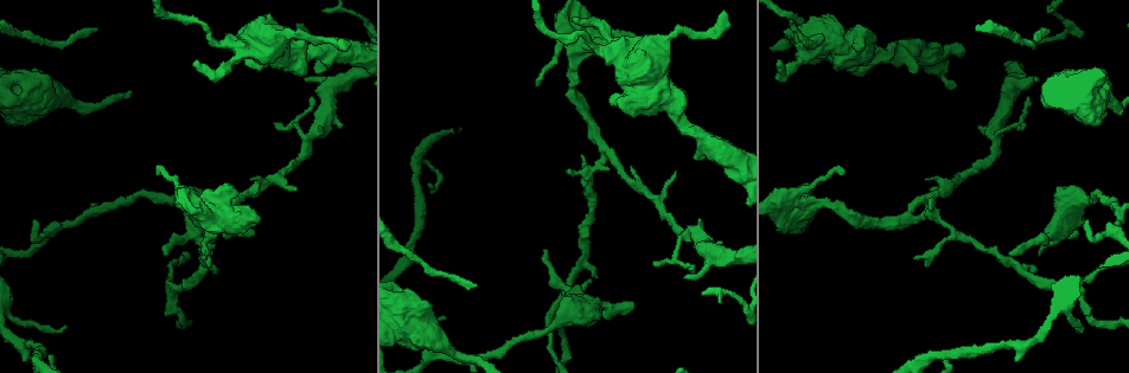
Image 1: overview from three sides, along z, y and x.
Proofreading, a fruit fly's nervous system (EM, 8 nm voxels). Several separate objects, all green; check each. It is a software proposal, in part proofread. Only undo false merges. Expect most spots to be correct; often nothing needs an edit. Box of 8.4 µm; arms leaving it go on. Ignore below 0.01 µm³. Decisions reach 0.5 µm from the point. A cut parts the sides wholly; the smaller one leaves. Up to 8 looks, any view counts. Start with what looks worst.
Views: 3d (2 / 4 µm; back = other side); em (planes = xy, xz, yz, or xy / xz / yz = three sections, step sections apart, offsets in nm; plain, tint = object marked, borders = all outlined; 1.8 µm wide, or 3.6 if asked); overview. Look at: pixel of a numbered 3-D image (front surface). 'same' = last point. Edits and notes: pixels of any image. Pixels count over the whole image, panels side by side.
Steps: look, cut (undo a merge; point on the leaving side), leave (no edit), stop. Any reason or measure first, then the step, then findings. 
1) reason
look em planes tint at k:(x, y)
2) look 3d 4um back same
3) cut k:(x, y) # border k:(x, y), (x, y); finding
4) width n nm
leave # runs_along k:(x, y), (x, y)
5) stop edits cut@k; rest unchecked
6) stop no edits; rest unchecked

branch point
look 3d 4um at 1:(174, 290)

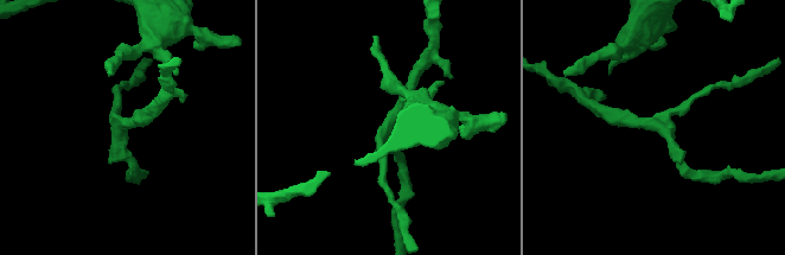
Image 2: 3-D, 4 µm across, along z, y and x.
arms 3
look em planes tint at 2:(121, 124)

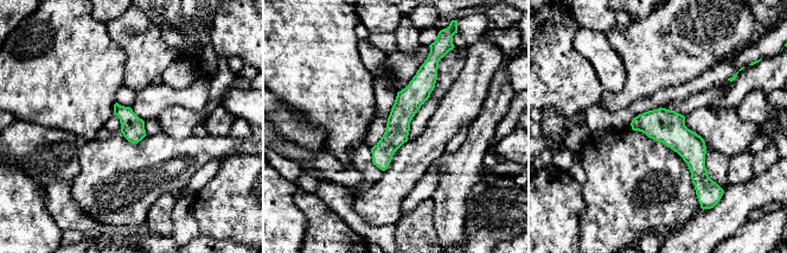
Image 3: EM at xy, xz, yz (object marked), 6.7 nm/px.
leave # all the same cell

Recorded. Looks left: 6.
look 3d 4um at 1:(816, 47)

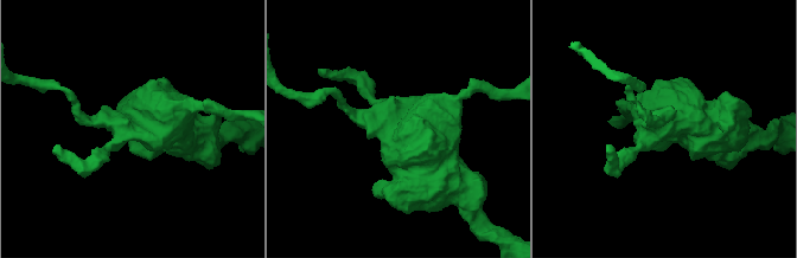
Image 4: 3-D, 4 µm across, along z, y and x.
shape alone is not enough
look em xz step 8 tint at 4:(137, 126)

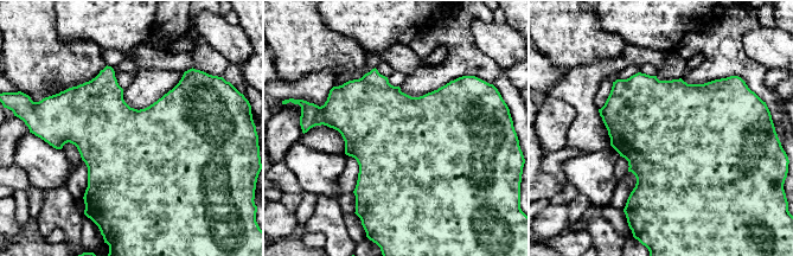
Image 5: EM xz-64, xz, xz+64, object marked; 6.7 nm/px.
look em planes tint same

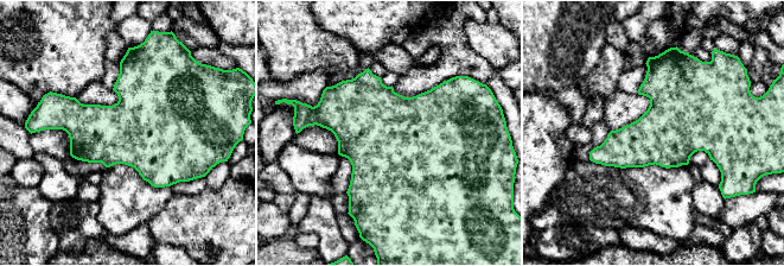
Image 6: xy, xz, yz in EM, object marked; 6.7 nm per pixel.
width 440 nm
leave # all the same cell

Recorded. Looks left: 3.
sudden change in width
look em planes tint at 1:(219, 210)

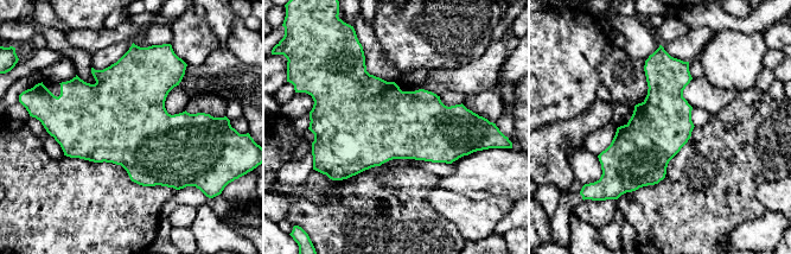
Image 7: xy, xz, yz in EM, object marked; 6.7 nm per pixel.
width 400 nm
leave # one cell here

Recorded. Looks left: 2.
stop no edits; rest unchecked

